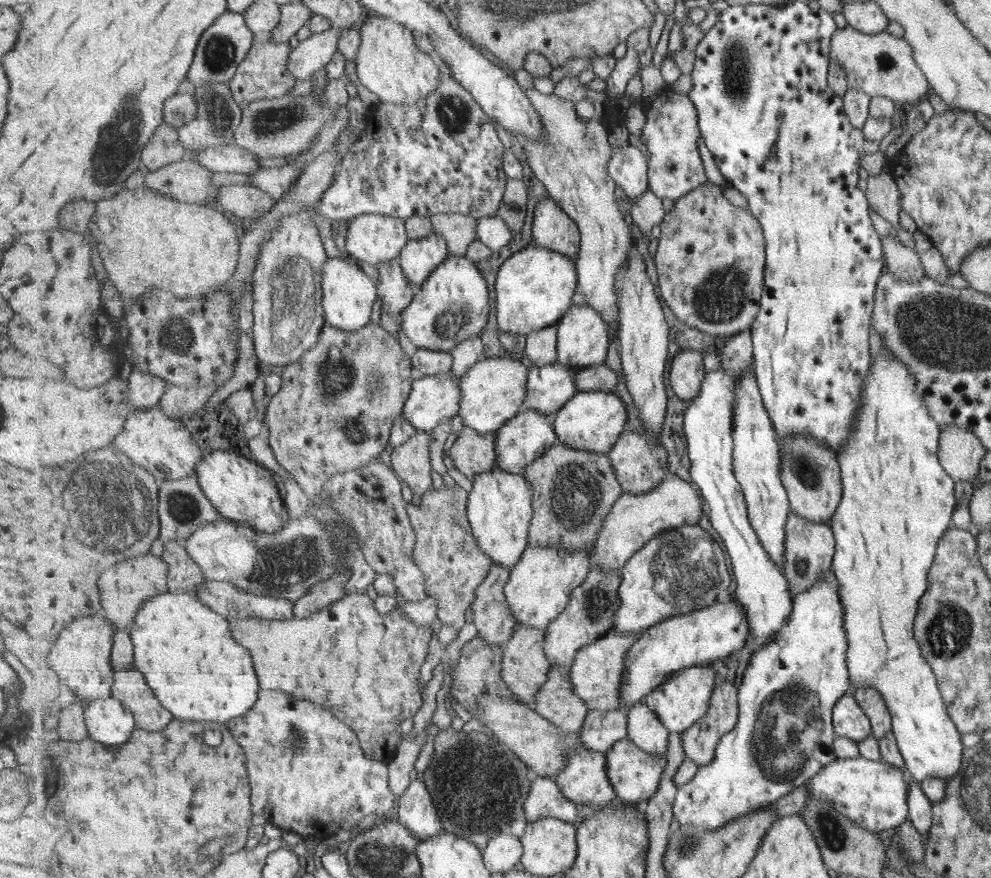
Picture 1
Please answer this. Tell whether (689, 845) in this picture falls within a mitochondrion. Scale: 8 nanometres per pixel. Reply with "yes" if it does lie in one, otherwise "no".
yes

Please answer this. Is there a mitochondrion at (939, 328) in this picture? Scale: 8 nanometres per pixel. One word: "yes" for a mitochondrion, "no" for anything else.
yes

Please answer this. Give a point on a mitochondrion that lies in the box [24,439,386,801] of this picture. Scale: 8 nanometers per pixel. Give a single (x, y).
(90, 494)

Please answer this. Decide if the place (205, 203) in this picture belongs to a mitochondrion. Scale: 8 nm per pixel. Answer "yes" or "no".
no

